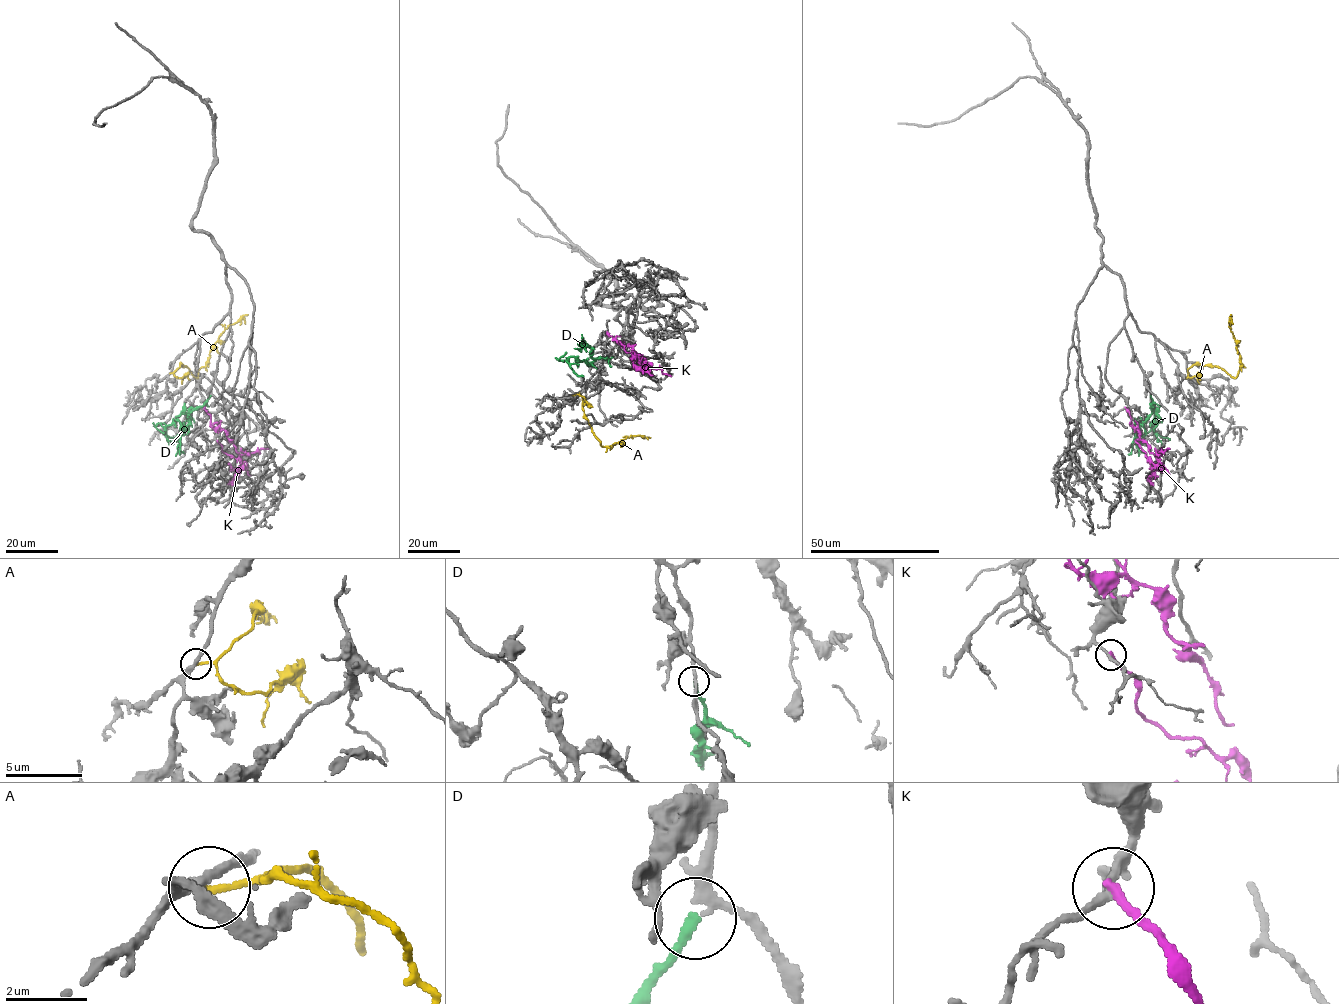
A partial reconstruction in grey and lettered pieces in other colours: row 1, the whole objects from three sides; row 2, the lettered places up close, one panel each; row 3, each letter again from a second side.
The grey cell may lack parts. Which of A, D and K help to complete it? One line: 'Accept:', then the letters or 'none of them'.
Accept: D

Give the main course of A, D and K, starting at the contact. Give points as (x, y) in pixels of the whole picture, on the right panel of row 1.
A: (1189, 373), (1187, 369), (1194, 364), (1210, 365), (1237, 376), (1240, 357), (1230, 330), (1230, 318), (1233, 323)
D: (1150, 395), (1151, 407), (1156, 412), (1150, 425), (1170, 439)
K: (1136, 441), (1148, 458), (1160, 464), (1149, 451), (1147, 444), (1140, 439), (1138, 429), (1132, 425), (1125, 407)

